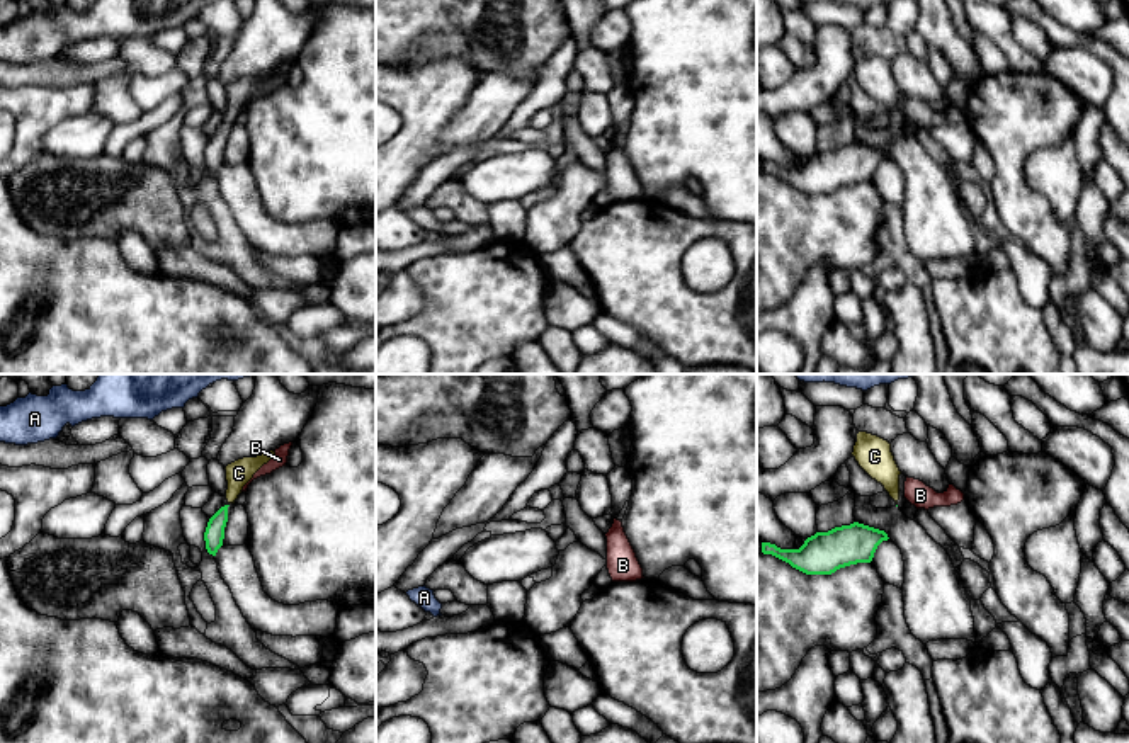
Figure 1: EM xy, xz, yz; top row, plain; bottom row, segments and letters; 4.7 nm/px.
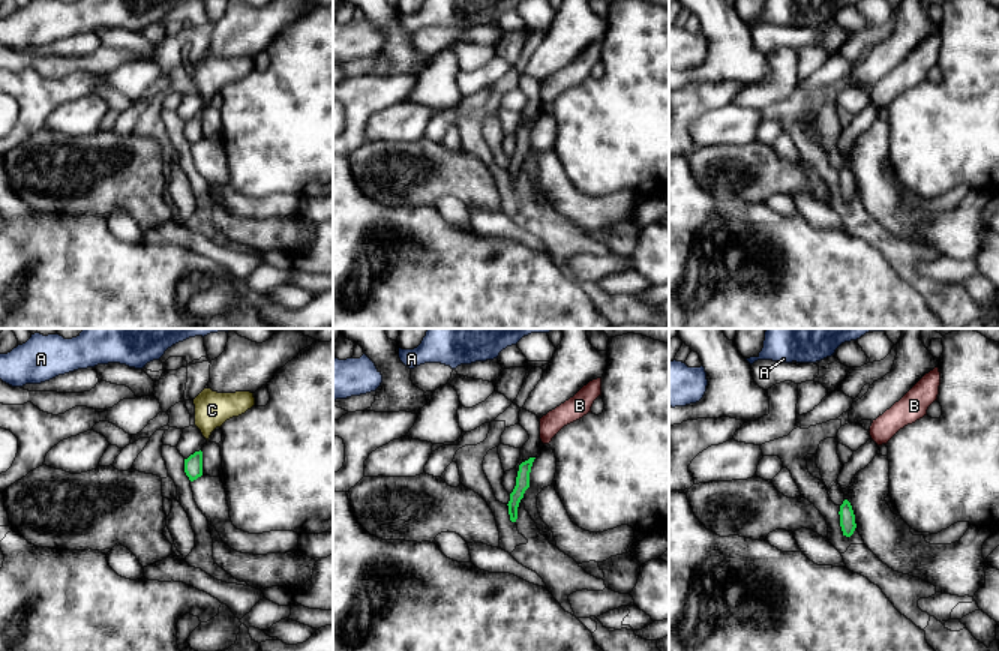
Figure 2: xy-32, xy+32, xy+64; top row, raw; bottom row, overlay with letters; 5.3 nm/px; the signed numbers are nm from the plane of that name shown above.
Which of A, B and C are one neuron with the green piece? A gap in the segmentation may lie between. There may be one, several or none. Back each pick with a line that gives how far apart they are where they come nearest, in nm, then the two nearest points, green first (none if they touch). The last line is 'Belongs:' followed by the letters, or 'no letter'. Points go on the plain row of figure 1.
C: Distance 20 nm. Across: xy (228, 124), (228, 121)
Belongs: C

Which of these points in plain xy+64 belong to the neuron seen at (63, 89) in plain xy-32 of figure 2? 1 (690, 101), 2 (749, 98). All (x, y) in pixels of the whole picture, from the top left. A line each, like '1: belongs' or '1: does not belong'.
1: belongs
2: does not belong

